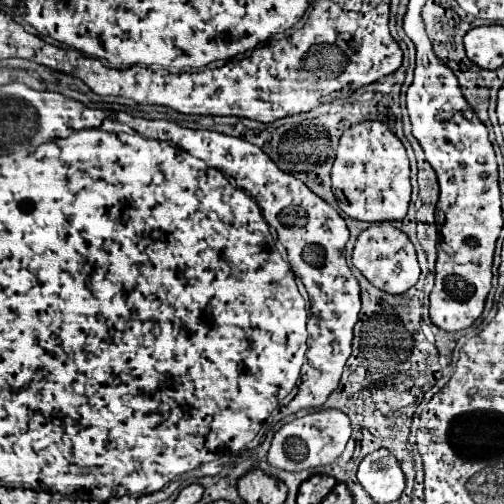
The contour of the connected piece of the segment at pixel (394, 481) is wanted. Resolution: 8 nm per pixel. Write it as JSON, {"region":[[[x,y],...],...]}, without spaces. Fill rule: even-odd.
{"region":[[[377,449],[365,455],[357,479],[377,503],[391,503],[399,499],[405,489],[405,475],[399,461],[387,449]]]}

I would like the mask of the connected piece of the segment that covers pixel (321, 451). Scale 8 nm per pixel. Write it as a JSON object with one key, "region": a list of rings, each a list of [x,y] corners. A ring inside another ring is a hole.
{"region":[[[319,409],[315,413],[307,413],[305,417],[297,417],[291,423],[283,425],[269,449],[269,463],[283,469],[283,471],[303,471],[317,465],[333,463],[345,449],[347,441],[351,437],[351,421],[349,417],[339,409]]]}

